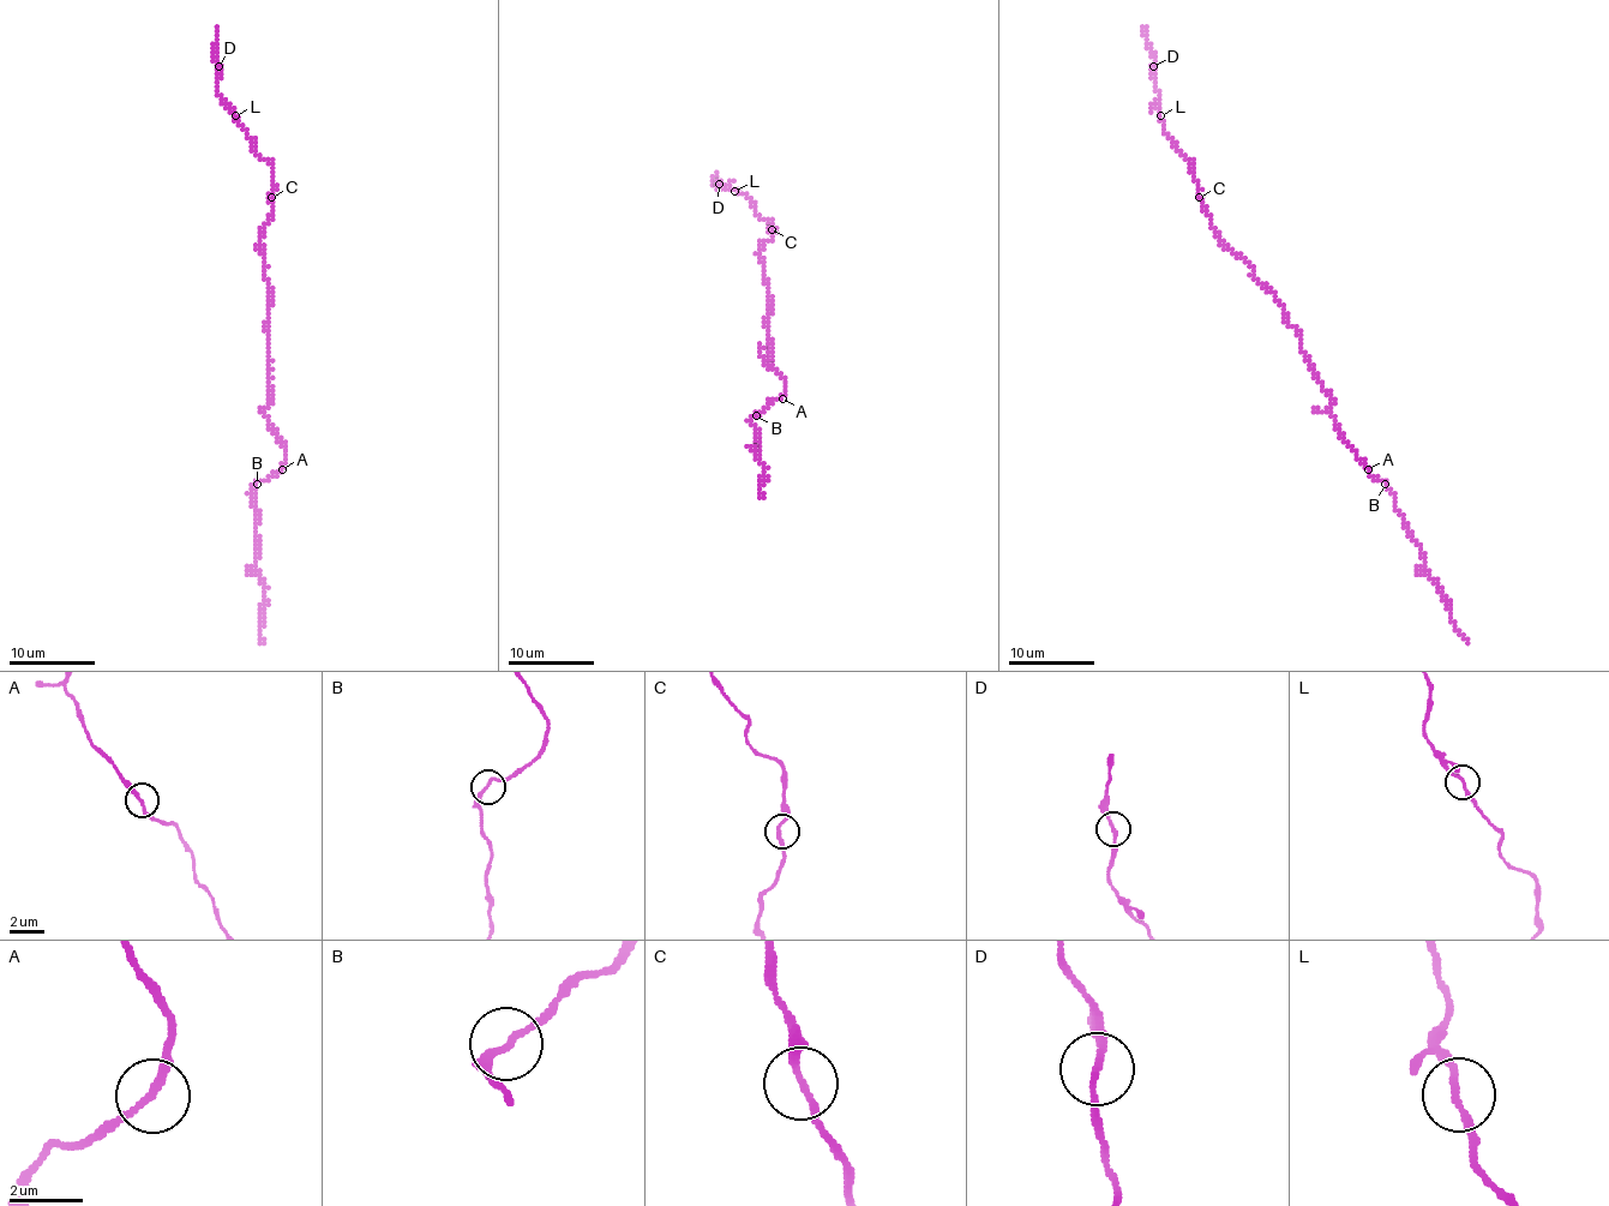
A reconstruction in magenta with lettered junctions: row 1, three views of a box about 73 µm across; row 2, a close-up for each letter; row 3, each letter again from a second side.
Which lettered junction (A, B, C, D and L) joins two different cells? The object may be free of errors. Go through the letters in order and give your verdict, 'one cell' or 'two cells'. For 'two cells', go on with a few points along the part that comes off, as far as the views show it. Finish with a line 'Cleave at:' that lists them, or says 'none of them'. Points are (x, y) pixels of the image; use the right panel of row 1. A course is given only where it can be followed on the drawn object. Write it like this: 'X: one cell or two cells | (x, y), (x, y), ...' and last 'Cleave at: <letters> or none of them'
A: one cell
B: one cell
C: one cell
D: one cell
L: one cell
Cleave at: none of them

